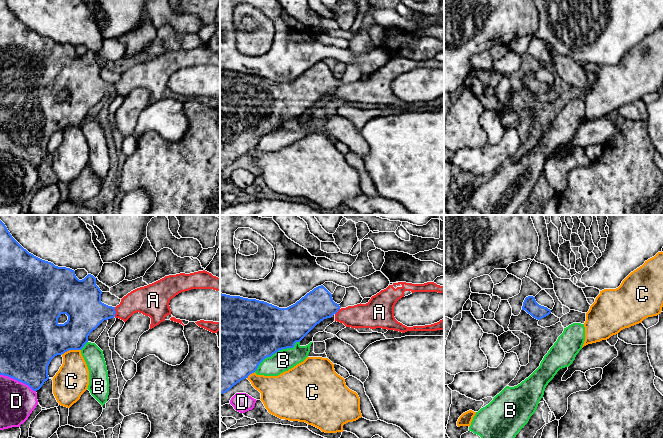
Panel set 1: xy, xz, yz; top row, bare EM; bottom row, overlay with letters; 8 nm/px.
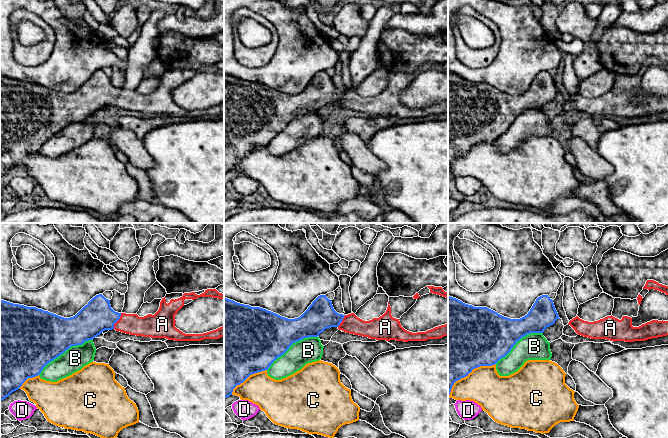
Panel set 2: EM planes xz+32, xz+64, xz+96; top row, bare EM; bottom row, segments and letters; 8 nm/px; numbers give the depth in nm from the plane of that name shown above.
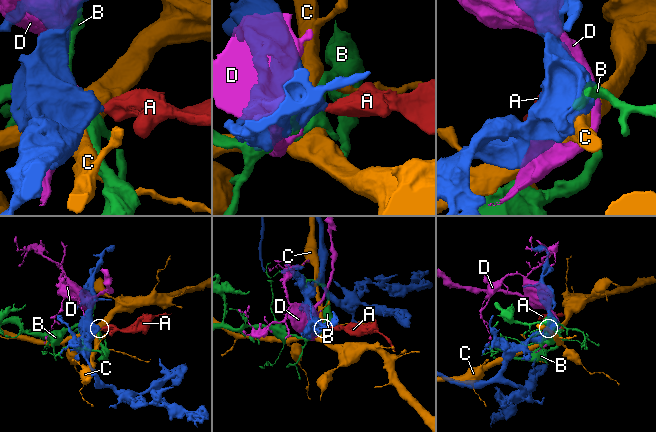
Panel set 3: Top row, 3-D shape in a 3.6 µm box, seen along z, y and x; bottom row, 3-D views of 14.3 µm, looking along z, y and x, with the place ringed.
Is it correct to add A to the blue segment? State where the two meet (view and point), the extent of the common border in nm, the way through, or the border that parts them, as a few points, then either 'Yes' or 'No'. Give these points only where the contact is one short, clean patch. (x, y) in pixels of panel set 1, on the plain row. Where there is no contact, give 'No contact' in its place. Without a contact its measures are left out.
Touches blue at xy (115, 88). Shared border 80 nm. Path across: xy (85, 87), (115, 88), (143, 76). Yes

